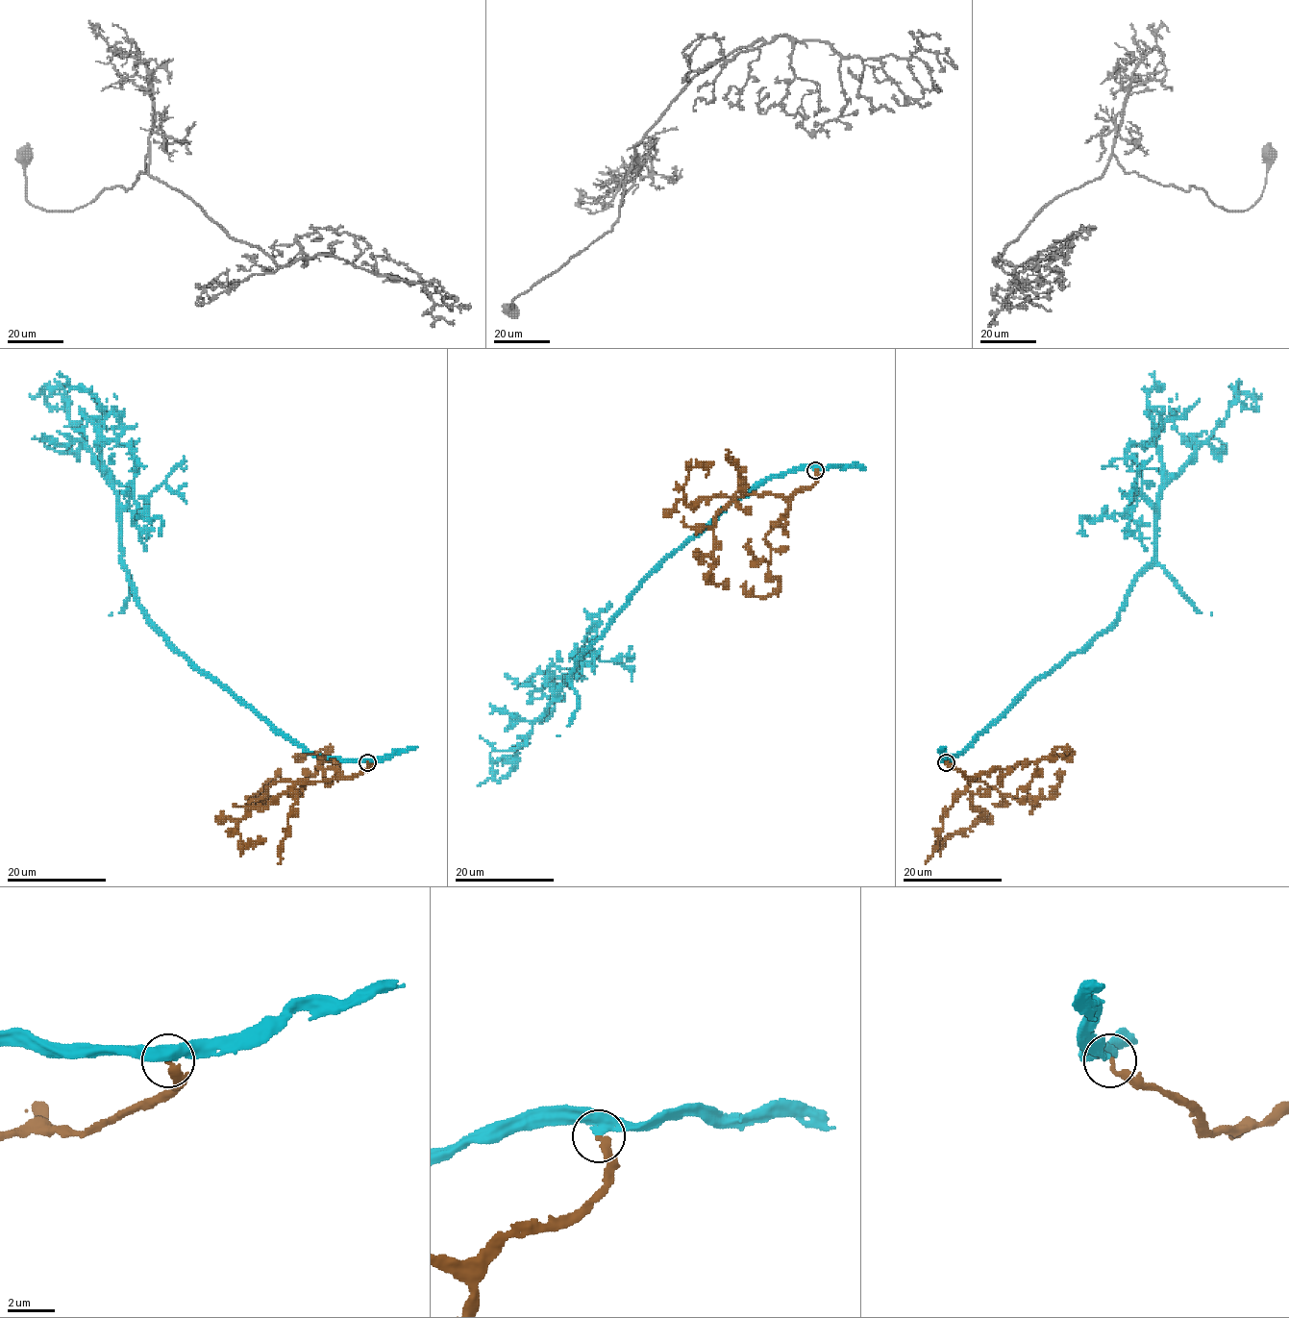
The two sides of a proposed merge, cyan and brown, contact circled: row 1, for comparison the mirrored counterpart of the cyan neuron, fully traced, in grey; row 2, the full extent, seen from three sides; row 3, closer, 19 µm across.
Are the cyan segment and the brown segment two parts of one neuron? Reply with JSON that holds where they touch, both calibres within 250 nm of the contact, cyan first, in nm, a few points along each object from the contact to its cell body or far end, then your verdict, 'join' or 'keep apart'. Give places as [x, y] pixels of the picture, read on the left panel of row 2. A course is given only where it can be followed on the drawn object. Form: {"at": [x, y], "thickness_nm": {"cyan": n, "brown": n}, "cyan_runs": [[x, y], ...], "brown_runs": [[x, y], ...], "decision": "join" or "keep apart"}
{"at": [367, 762], "thickness_nm": {"cyan": 360, "brown": 240}, "cyan_runs": [[368, 762], [309, 754], [152, 624], [121, 559], [117, 491], [68, 419], [68, 404], [54, 408], [41, 385]], "brown_runs": [[368, 762], [352, 777], [297, 782], [266, 807], [251, 807], [236, 831], [245, 844], [258, 835]], "decision": "join"}

